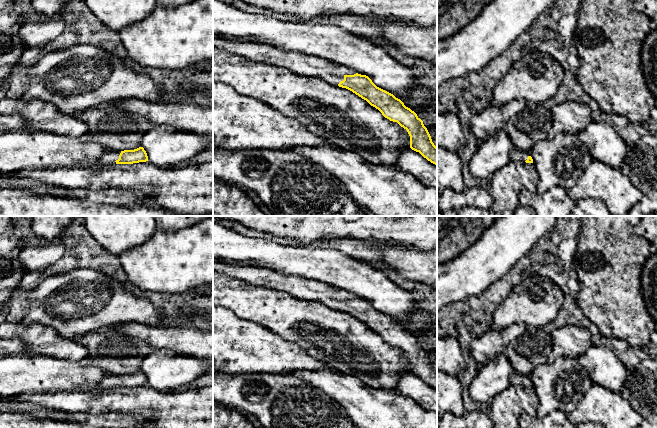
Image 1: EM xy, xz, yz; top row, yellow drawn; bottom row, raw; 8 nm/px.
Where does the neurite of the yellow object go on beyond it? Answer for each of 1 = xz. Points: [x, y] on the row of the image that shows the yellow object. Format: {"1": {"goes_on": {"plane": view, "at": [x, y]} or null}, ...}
{"1": {"goes_on": {"plane": "xz", "at": [306, 65]}}}

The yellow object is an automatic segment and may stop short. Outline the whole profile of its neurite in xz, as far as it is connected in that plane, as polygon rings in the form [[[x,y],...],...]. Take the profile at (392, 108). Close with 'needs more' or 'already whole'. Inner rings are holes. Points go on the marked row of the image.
[[[213,38],[213,47],[255,63],[284,67],[303,76],[320,77],[331,85],[352,91],[378,109],[385,118],[406,129],[410,136],[410,148],[437,165],[437,147],[423,121],[400,99],[377,87],[368,76],[322,58],[282,51],[259,43]]] | needs more

